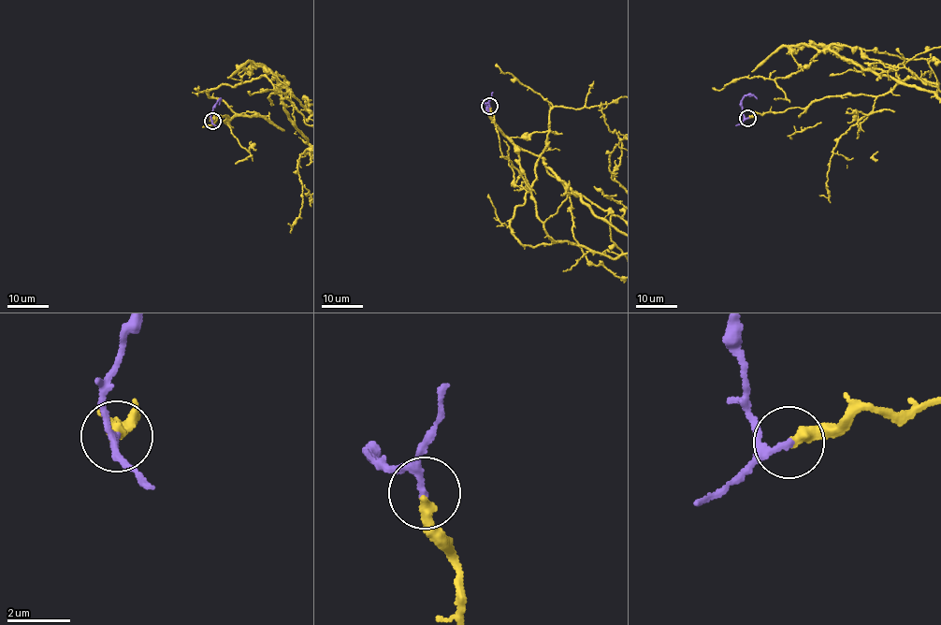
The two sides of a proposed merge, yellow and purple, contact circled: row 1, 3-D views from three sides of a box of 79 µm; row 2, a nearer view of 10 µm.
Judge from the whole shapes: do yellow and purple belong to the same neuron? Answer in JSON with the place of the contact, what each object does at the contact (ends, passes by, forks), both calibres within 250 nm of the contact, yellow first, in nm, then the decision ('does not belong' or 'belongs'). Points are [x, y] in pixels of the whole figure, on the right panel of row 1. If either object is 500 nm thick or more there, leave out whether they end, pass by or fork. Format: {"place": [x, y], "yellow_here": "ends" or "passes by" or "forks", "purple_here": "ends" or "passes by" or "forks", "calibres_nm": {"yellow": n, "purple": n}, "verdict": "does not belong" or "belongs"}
{"place": [747, 118], "yellow_here": "ends", "purple_here": "passes by", "calibres_nm": {"yellow": 340, "purple": 160}, "verdict": "belongs"}

